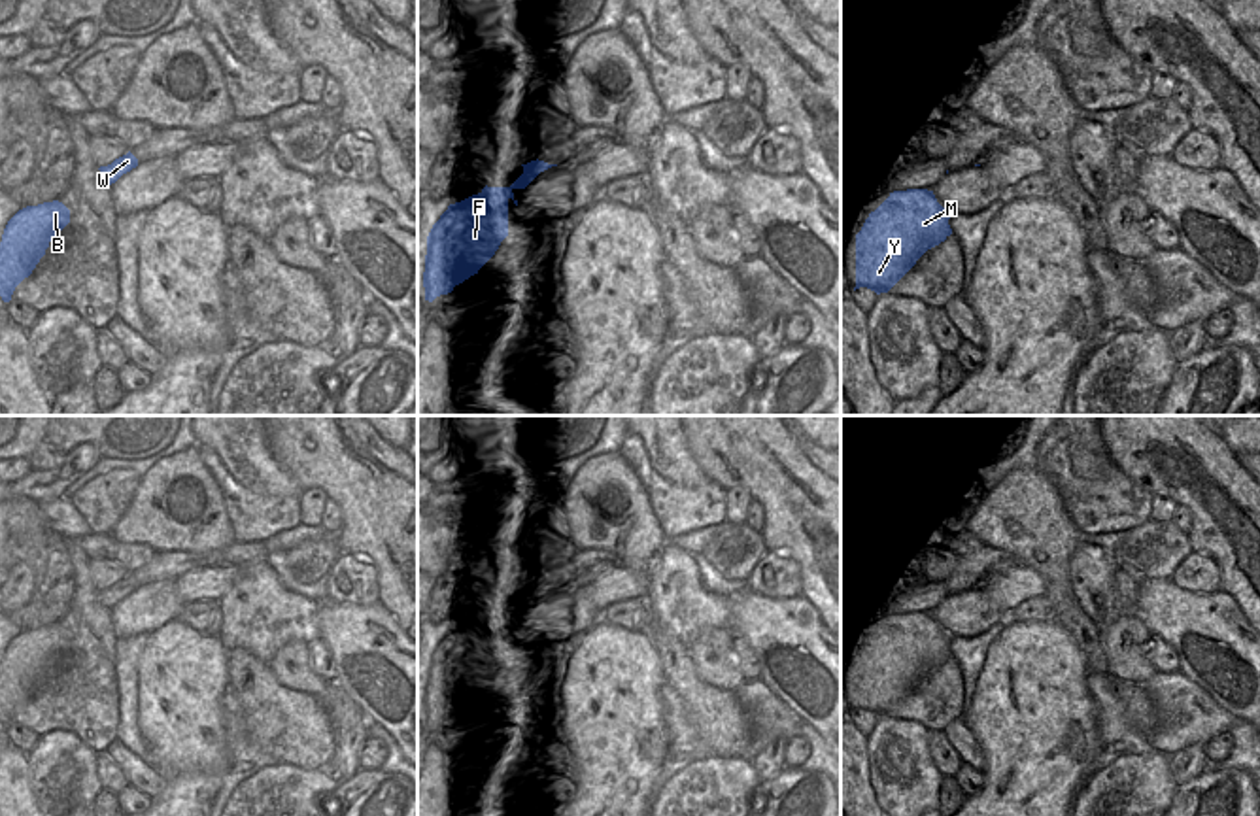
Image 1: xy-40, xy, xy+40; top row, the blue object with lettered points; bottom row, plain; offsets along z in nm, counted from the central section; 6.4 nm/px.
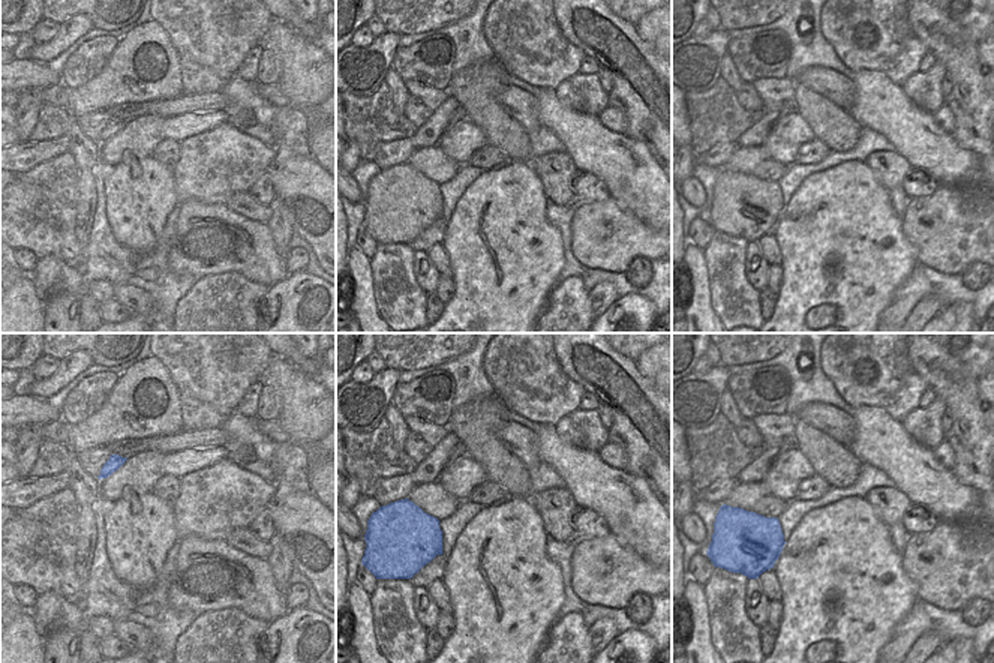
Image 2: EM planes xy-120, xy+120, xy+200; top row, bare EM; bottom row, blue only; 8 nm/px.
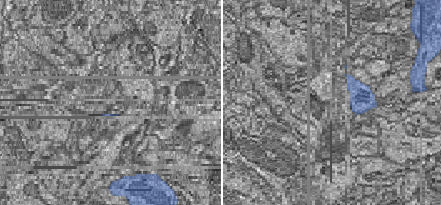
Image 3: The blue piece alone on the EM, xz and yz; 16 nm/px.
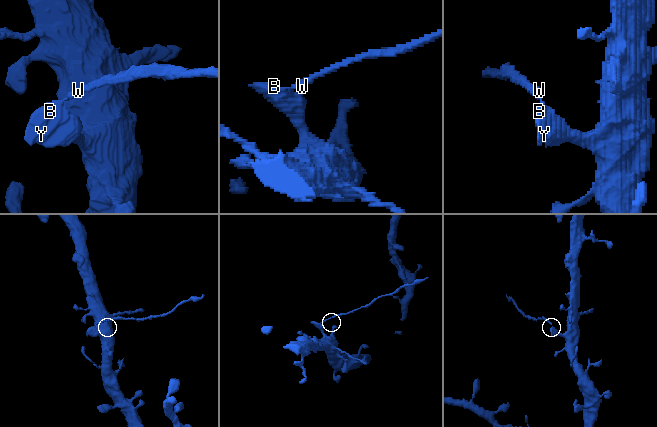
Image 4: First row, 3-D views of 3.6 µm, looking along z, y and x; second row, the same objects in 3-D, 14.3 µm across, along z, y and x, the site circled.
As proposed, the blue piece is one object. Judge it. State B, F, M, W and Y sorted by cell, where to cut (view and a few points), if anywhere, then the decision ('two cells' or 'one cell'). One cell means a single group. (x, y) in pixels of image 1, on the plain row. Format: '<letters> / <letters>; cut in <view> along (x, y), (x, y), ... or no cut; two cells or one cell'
B F M Y / W; cut in xy along (510, 609), (518, 611); two cells

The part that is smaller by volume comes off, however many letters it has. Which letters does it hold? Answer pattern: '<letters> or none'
W

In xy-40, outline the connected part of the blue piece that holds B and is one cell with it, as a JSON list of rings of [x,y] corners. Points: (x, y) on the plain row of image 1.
[[[43,625],[19,633],[6,648],[0,665],[0,720],[11,723],[15,710],[32,697],[51,661],[70,646],[70,633]]]

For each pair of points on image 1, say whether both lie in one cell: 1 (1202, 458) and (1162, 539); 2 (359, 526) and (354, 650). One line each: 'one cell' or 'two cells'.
1: two cells
2: two cells

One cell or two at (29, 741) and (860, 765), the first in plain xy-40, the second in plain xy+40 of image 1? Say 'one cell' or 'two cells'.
two cells

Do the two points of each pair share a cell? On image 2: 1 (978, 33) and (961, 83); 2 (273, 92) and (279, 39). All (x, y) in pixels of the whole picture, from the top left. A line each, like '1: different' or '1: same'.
1: different
2: different

